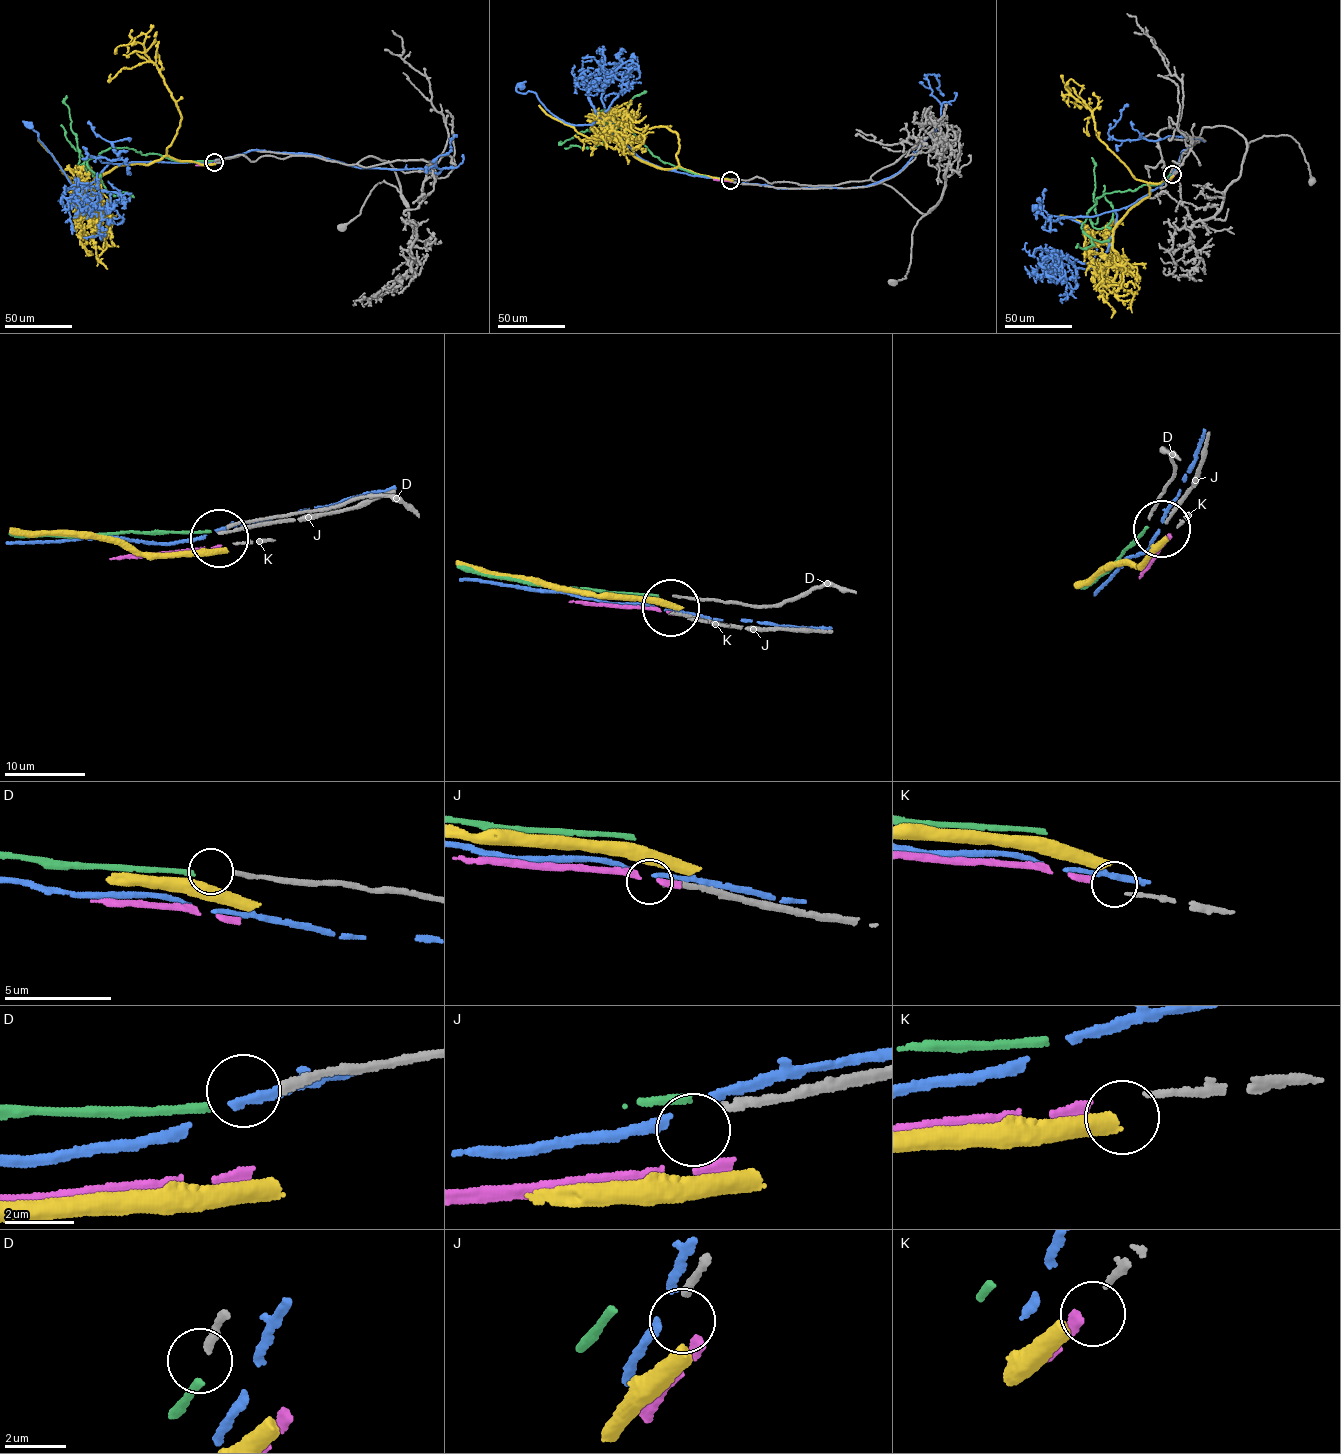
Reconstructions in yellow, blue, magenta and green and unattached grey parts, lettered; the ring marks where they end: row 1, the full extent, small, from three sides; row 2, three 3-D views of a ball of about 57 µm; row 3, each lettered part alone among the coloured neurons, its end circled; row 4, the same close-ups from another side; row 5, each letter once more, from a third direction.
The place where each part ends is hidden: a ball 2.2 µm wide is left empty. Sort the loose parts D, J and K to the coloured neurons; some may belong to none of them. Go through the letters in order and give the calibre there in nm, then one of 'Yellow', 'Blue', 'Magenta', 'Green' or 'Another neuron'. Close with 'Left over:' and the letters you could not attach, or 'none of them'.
D: Thickness 280 nm. Green
J: Thickness 260 nm. Another neuron
K: Thickness 190 nm. Magenta
Left over: J

